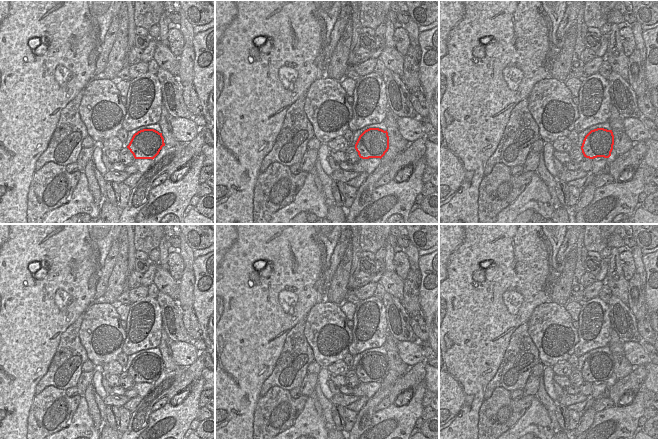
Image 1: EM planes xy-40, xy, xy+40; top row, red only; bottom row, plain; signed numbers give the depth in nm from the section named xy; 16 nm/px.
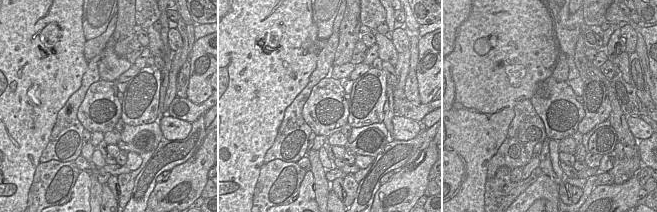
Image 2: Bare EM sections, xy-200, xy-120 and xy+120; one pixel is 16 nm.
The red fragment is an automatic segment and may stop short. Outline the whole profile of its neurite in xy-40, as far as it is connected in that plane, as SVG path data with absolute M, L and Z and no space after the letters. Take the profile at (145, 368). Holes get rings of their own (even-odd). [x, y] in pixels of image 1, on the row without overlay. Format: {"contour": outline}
{"contour": "M143 353L135 357L127 370L135 383L154 383L165 370L162 357Z"}

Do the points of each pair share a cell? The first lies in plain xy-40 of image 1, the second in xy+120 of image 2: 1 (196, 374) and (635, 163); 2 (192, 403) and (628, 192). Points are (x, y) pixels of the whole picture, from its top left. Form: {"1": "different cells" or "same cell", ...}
{"1": "same cell", "2": "same cell"}

